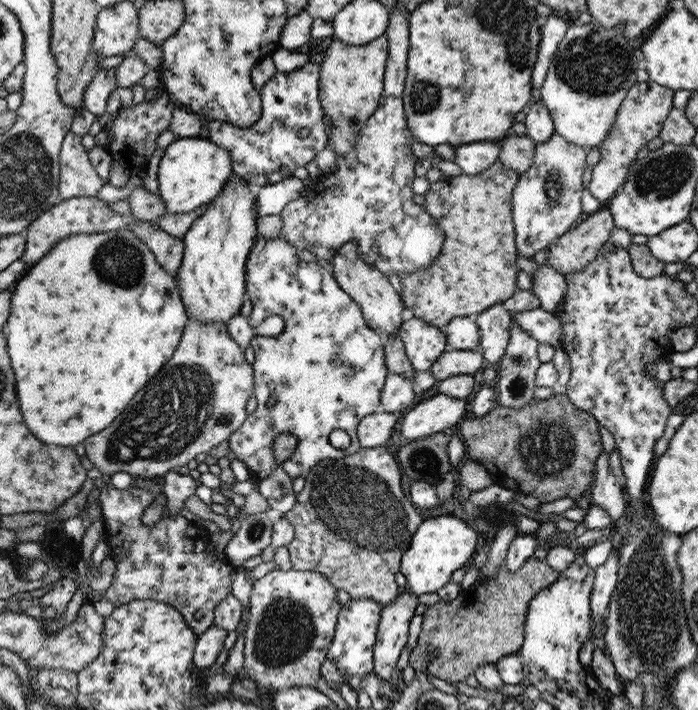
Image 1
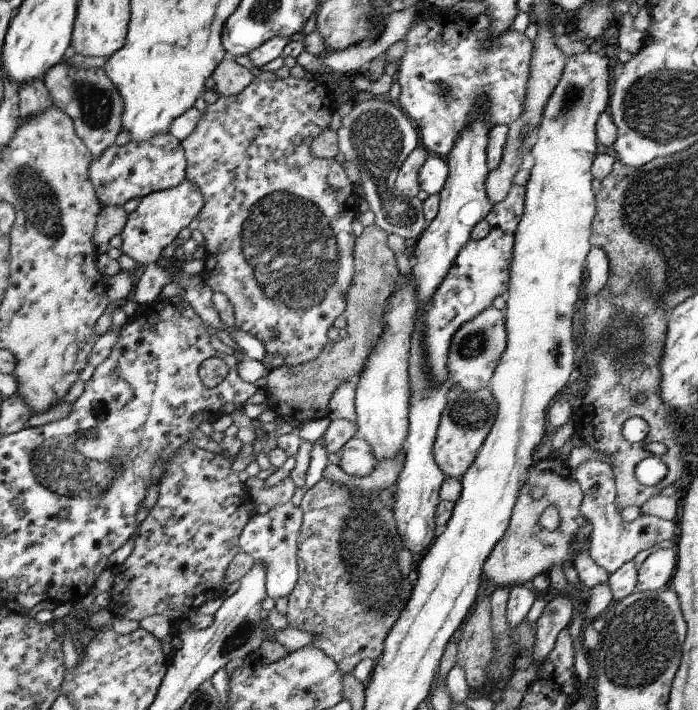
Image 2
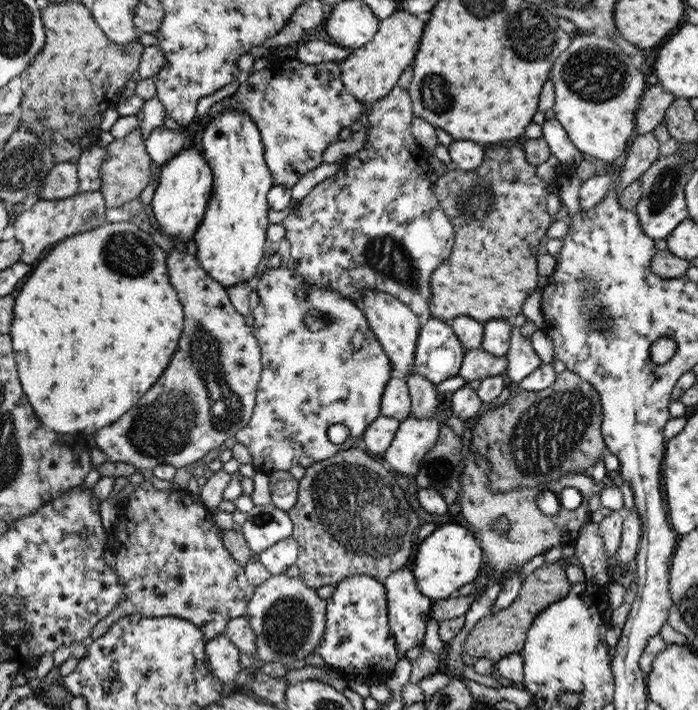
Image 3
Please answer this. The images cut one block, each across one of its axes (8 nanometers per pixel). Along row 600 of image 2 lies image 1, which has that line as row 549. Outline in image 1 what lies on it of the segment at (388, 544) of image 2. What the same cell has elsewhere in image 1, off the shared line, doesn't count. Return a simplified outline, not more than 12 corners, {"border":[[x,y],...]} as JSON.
{"border":[[386,446],[316,463],[293,570],[395,601],[422,516]]}

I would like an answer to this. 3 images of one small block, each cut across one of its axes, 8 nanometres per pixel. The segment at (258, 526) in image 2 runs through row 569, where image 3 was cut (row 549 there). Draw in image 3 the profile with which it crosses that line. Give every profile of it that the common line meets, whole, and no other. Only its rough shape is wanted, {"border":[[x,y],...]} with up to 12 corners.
{"border":[[292,536],[257,556],[270,575],[286,574],[297,562]]}

